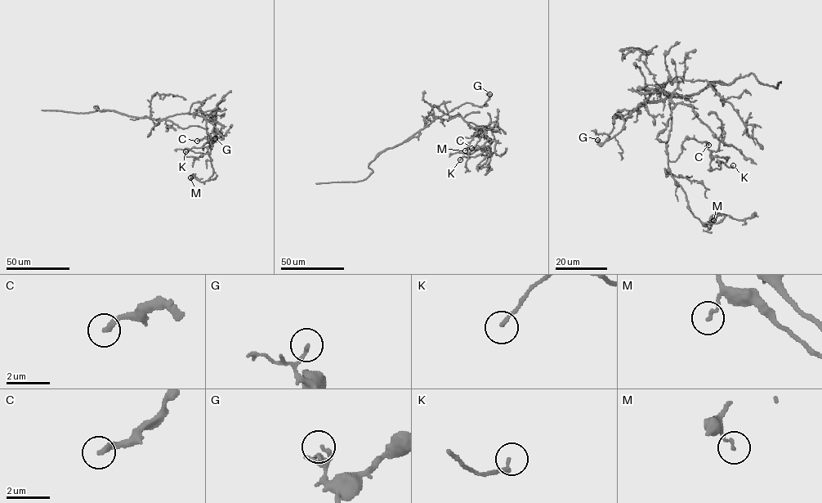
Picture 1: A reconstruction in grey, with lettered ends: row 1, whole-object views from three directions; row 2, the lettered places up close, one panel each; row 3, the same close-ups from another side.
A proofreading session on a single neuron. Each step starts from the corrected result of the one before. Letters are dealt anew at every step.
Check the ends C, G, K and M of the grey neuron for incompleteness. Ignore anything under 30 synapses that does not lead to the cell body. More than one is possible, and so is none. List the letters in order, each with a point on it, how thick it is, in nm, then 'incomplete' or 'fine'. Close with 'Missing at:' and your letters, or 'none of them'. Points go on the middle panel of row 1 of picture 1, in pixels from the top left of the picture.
C: place (471, 148); calibre 280 nm; fine
G: place (489, 94); calibre 140 nm; fine
K: place (460, 159); calibre 160 nm; fine
M: place (465, 150); calibre 130 nm; fine
Missing at: none of them

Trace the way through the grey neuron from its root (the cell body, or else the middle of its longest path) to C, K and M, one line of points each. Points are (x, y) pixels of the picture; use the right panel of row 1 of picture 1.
C: (647, 97), (650, 92), (644, 87), (672, 94), (666, 143), (671, 162), (681, 152), (686, 137), (708, 145)
K: (647, 97), (644, 87), (672, 94), (675, 104), (691, 105), (720, 141), (711, 154), (733, 165)
M: (647, 97), (644, 87), (672, 94), (668, 171), (693, 215), (709, 229), (713, 220)

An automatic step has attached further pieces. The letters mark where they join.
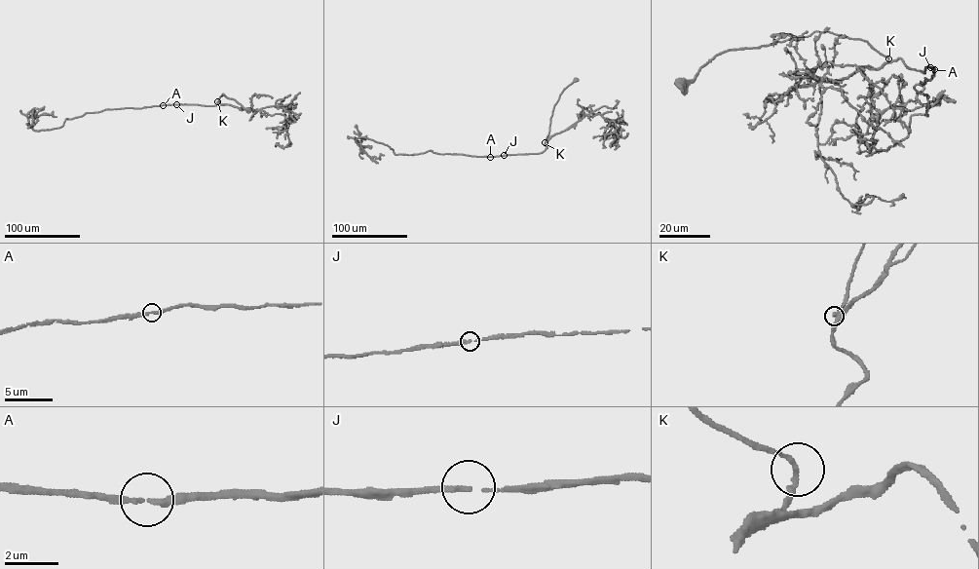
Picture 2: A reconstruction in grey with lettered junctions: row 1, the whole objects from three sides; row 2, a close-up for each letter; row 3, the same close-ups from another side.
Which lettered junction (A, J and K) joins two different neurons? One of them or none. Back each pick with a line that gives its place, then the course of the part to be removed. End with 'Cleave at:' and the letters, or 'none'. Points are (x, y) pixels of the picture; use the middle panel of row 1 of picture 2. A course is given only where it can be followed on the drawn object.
Cleave at: none

